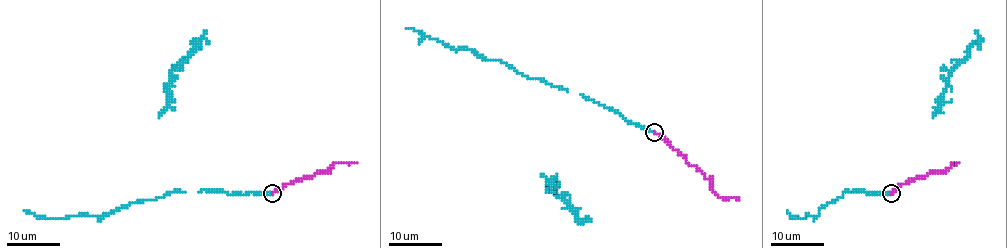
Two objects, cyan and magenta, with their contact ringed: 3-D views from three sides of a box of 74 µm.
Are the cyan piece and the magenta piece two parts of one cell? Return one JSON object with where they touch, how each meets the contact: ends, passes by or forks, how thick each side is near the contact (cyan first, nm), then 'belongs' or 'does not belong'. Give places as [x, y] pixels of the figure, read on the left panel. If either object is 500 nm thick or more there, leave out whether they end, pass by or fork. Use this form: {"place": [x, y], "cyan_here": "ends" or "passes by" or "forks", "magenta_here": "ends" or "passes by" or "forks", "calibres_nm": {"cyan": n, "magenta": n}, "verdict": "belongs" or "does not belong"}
{"place": [272, 193], "cyan_here": "ends", "magenta_here": "ends", "calibres_nm": {"cyan": 160, "magenta": 180}, "verdict": "belongs"}

